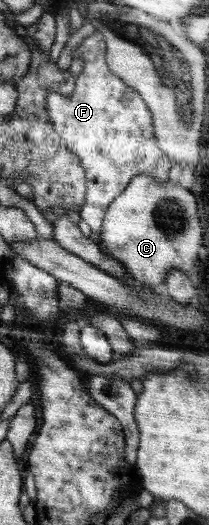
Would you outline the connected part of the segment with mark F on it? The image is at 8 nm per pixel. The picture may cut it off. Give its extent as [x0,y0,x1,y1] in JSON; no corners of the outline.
[47,32,171,232]

